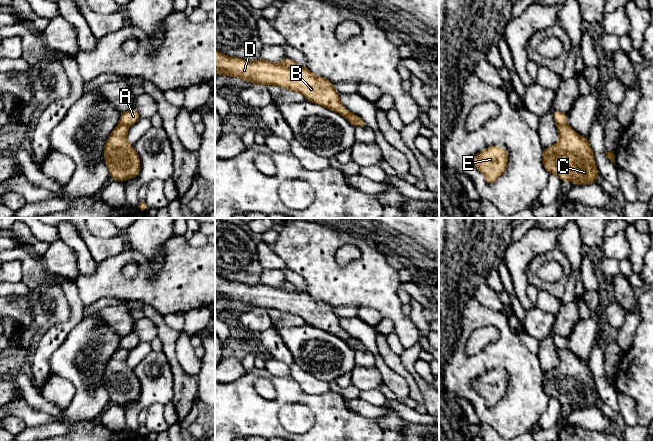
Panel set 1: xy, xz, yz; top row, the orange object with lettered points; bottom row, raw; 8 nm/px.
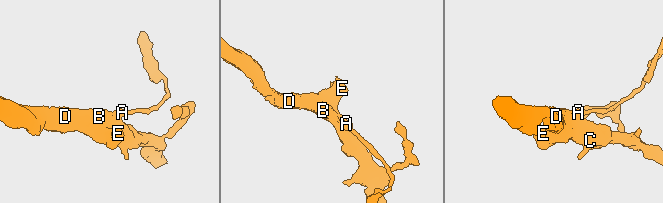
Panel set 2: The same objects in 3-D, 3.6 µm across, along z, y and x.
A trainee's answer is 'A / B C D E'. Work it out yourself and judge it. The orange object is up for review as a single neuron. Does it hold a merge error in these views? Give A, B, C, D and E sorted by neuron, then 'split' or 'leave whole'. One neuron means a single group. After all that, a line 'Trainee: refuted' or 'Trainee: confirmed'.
groups A / B C D E; split
Trainee: confirmed

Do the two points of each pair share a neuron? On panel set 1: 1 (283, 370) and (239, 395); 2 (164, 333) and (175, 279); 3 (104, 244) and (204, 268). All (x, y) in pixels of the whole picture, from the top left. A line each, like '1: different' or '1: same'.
1: different
2: different
3: different

